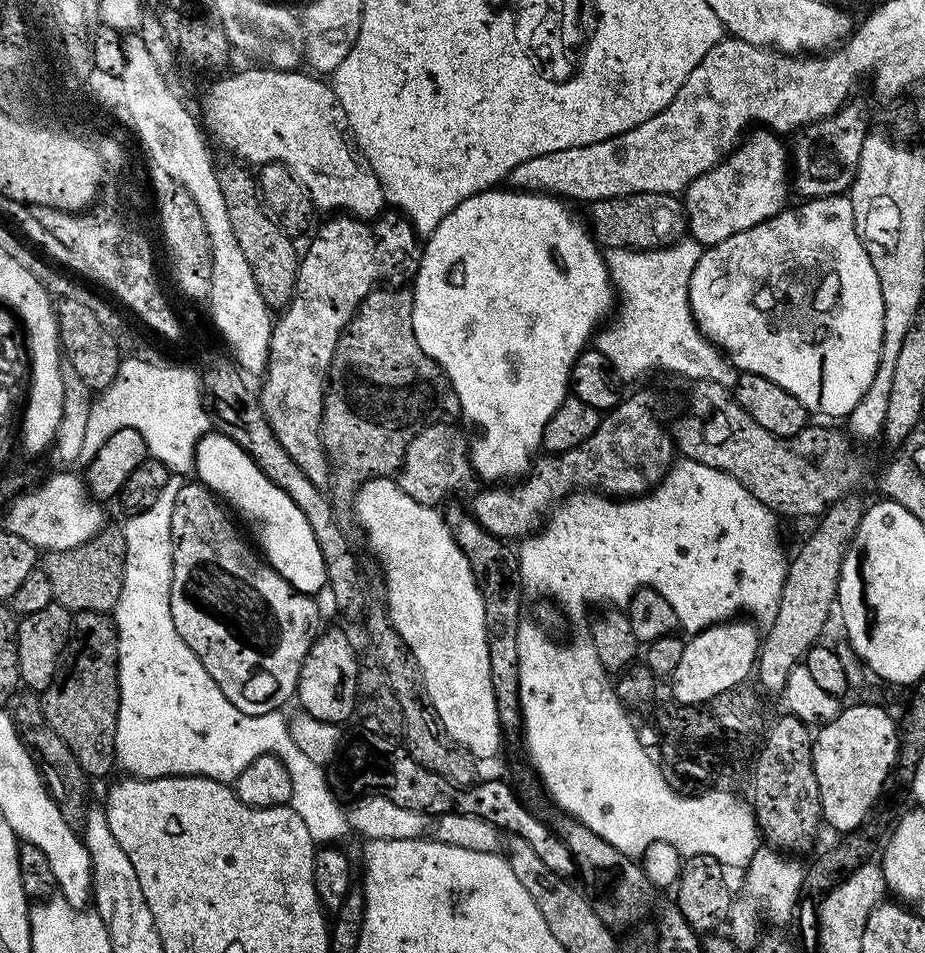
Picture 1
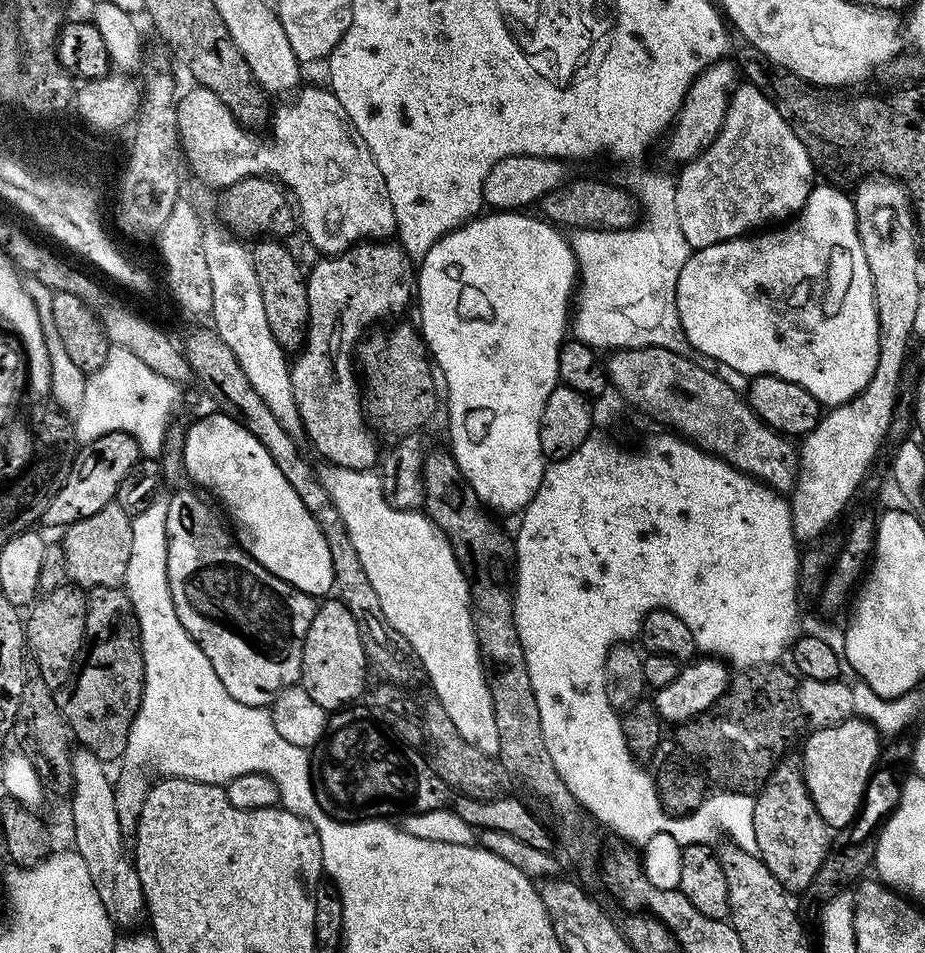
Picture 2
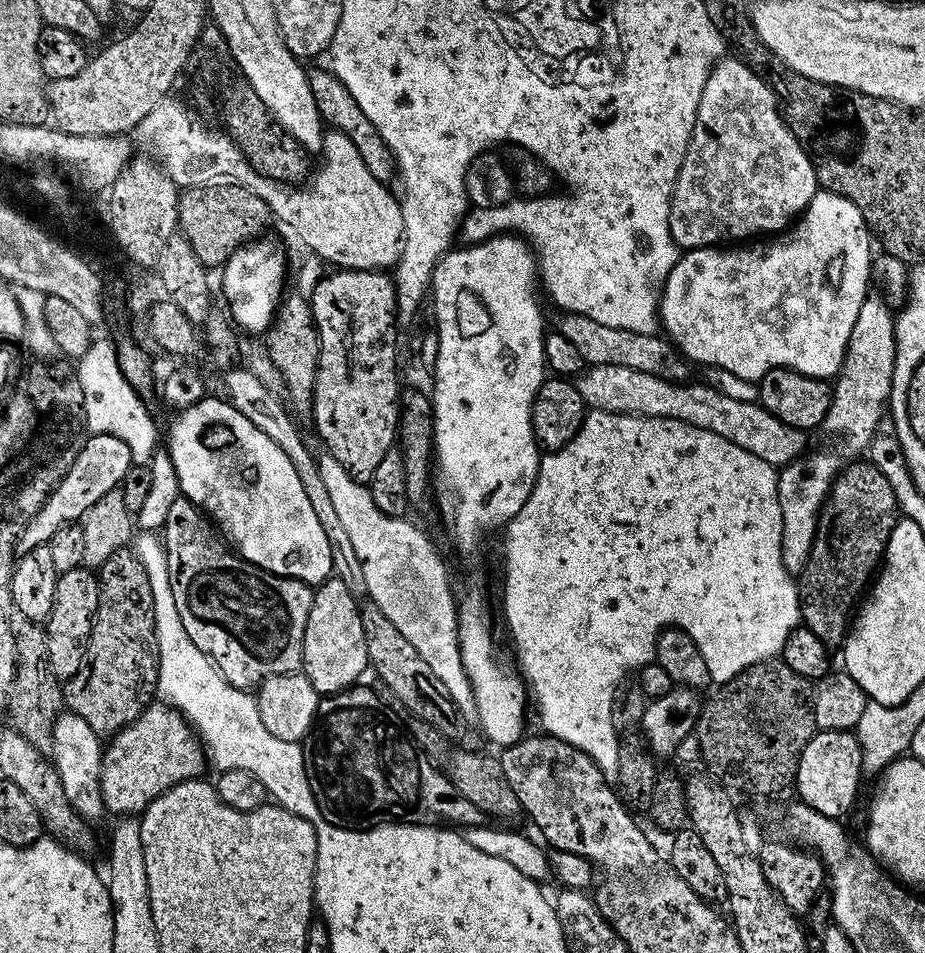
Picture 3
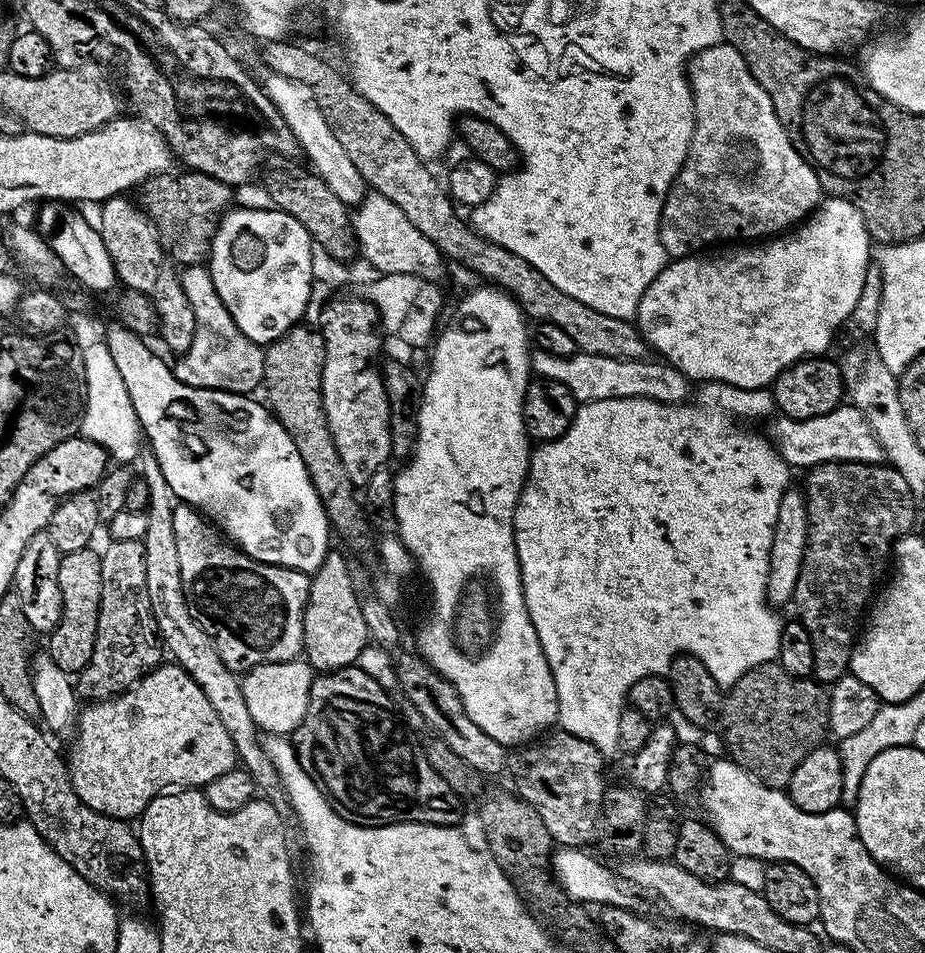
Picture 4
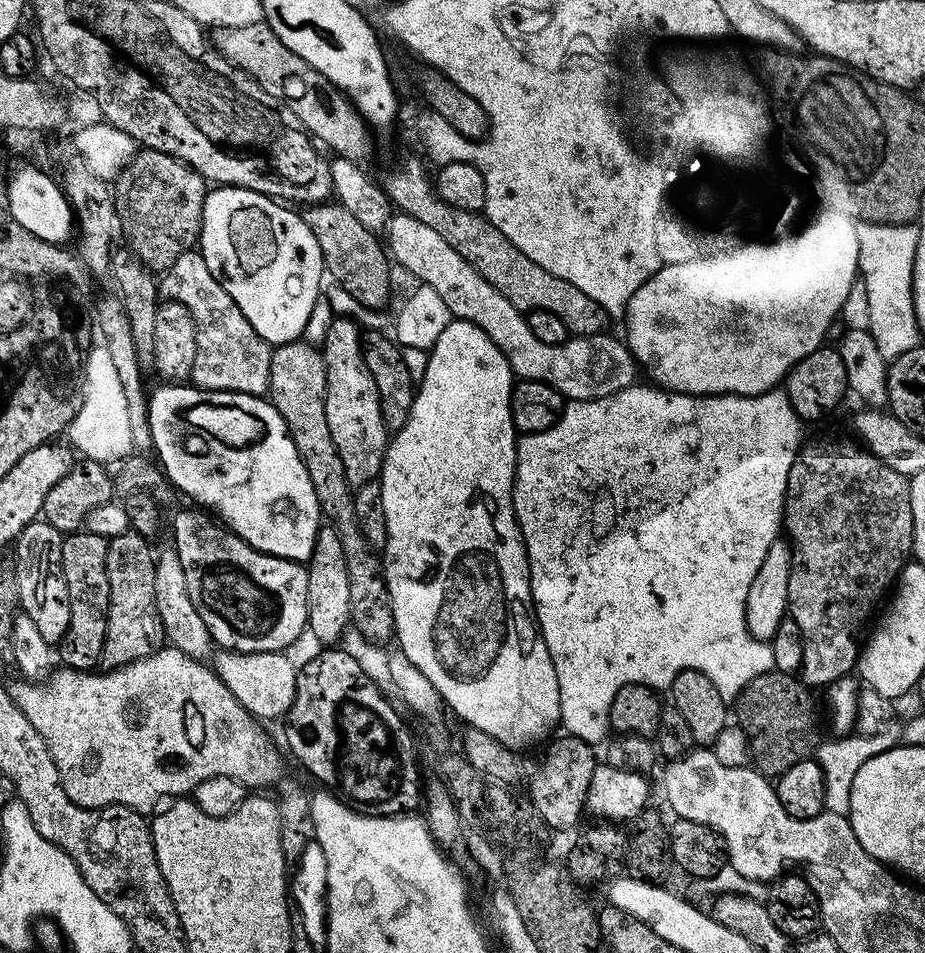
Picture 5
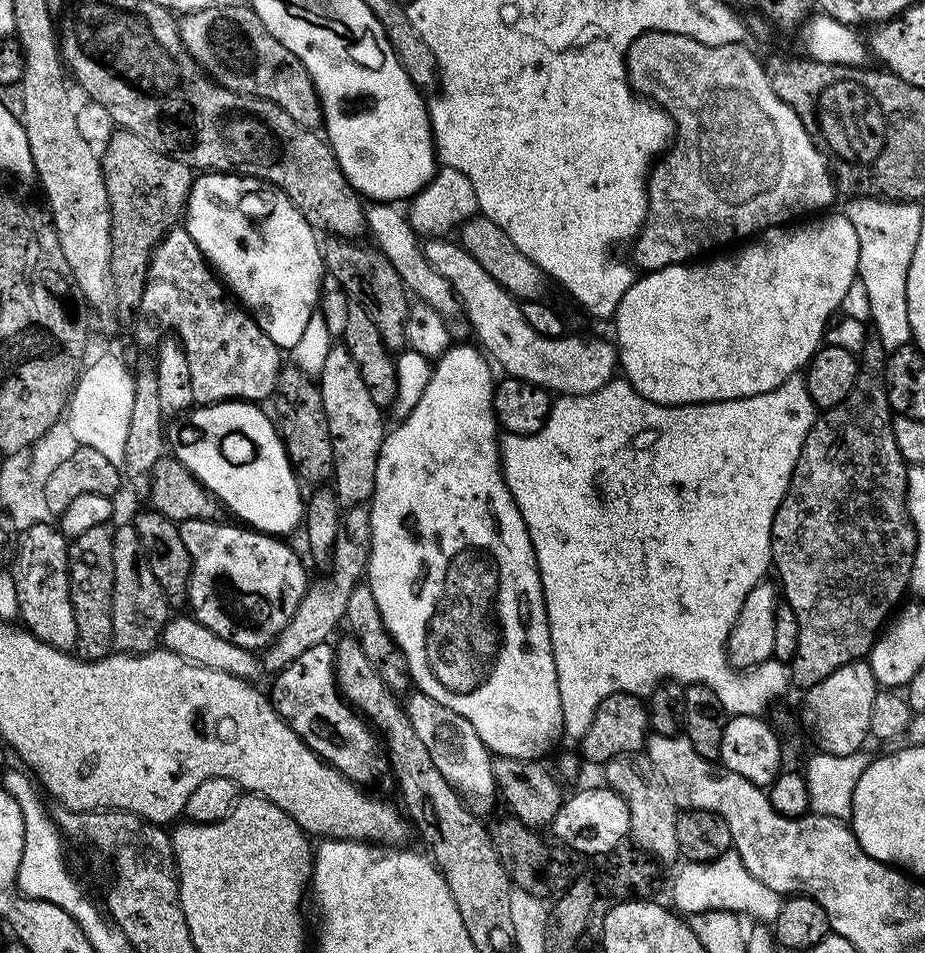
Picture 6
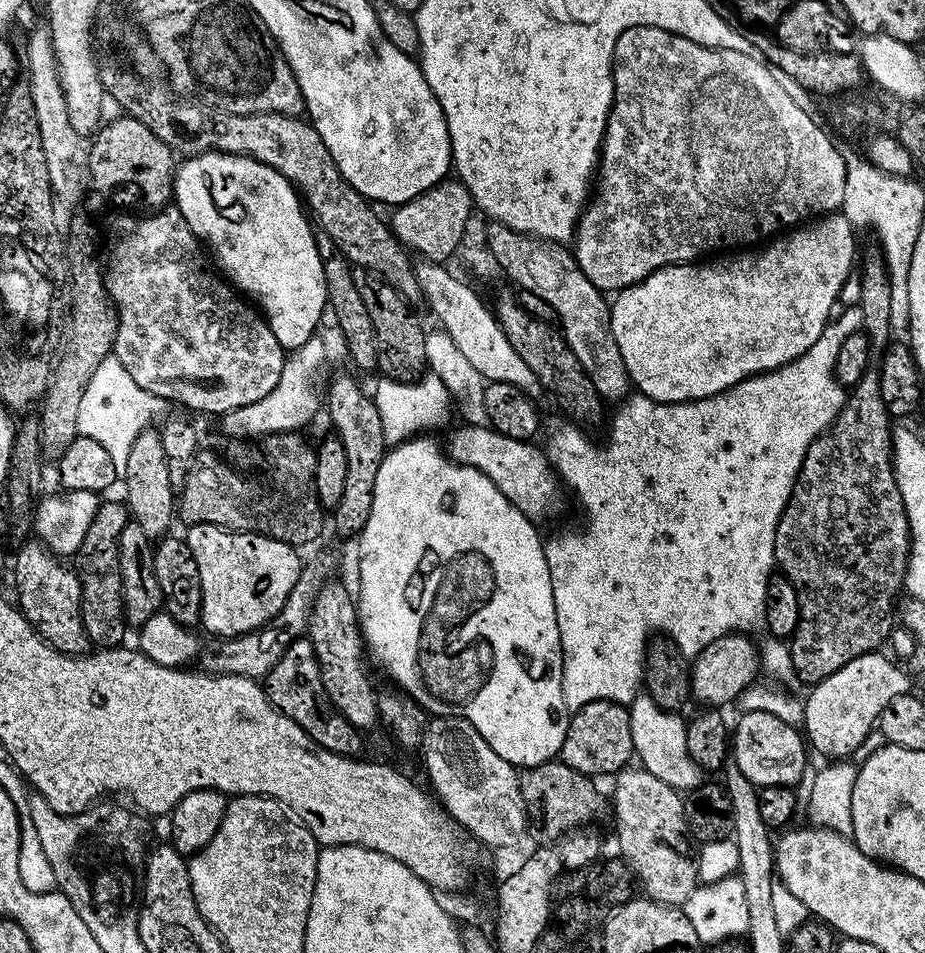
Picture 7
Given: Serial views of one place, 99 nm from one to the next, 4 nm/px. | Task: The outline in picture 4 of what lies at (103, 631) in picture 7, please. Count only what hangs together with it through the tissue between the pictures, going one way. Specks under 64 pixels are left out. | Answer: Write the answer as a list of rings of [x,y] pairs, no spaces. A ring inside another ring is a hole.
[[[89,546],[65,552],[58,566],[58,590],[62,590],[62,618],[47,637],[46,654],[54,658],[54,666],[69,674],[78,674],[94,654],[94,638],[98,634],[98,610],[102,602],[102,562],[100,552]]]

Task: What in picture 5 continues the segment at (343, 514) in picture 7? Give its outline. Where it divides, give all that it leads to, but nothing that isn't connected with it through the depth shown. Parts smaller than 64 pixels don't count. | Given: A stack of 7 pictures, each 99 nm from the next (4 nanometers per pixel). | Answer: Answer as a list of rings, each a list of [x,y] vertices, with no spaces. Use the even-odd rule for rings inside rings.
[[[336,316],[322,343],[326,362],[326,422],[330,426],[330,438],[334,438],[334,446],[338,446],[342,457],[346,482],[353,490],[379,477],[390,439],[388,428],[382,422],[378,388],[364,365],[362,328],[355,322],[352,316]]]

